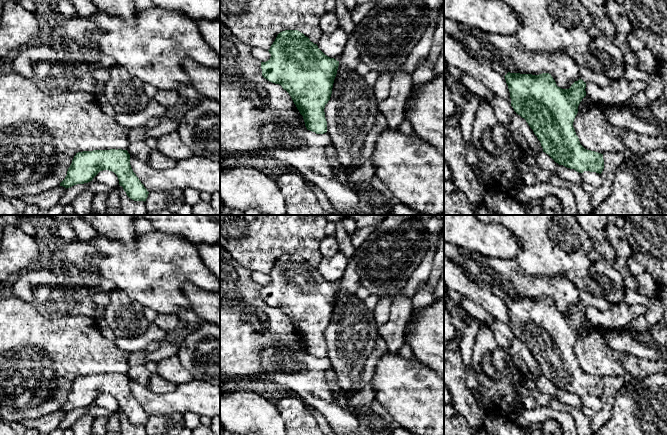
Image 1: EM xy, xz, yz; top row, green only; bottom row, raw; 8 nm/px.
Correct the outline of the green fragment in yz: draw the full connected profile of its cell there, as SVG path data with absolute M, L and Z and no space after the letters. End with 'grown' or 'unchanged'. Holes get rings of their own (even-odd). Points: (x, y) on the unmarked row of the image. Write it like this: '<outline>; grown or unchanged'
M508 296L504 301L511 330L533 354L543 376L559 389L579 397L602 397L603 378L585 373L573 351L578 330L586 320L586 307L582 303L575 305L569 313L562 313L549 297Z; unchanged

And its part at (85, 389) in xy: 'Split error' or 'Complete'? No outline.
Complete

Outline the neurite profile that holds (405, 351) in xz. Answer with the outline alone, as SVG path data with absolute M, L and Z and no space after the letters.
M404 344L400 349L400 355L406 359L416 359L414 353L412 352L408 344Z

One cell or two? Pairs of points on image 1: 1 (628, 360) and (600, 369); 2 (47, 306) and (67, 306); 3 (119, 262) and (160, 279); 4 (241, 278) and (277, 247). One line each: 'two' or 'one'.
1: two
2: one
3: one
4: two

